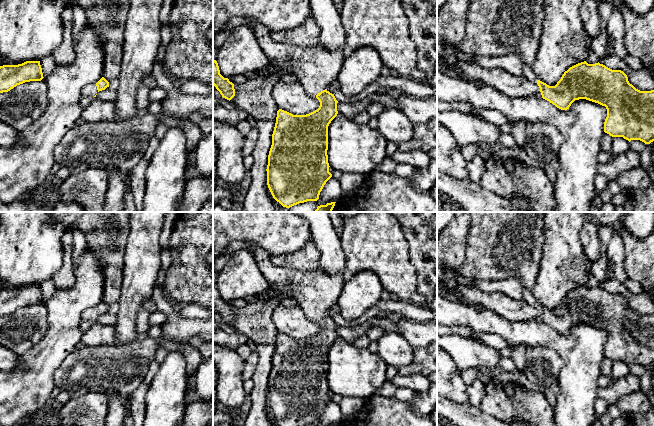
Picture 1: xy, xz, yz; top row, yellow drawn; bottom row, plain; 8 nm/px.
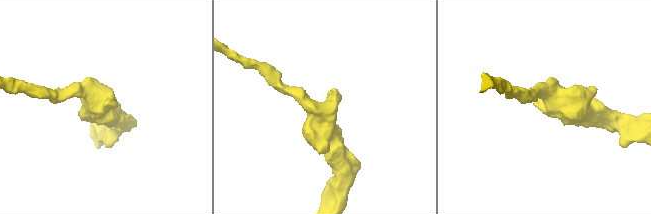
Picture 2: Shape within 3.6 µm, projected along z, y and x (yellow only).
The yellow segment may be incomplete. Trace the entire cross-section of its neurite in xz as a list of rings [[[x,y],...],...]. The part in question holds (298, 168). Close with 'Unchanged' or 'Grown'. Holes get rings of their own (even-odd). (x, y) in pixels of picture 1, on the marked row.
[[[247,17],[254,28],[259,46],[270,58],[293,74],[309,95],[315,96],[320,106],[306,115],[293,115],[279,109],[272,134],[272,145],[268,155],[267,185],[273,198],[283,207],[290,208],[299,203],[317,201],[326,182],[332,177],[328,163],[328,126],[337,116],[334,94],[326,89],[337,80],[345,60],[342,49],[329,50],[320,44],[299,47],[275,42],[270,31],[253,18]]]. Grown

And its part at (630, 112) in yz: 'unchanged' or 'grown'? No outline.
grown

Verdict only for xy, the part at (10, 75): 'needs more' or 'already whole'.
already whole

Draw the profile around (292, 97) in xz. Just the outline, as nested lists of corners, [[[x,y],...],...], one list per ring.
[[[299,82],[277,83],[272,89],[272,98],[279,109],[293,115],[306,115],[320,106],[316,96],[309,95]]]

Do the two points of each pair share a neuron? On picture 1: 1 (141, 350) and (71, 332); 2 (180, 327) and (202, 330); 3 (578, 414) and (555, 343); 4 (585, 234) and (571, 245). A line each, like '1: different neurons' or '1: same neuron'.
1: different neurons
2: same neuron
3: same neuron
4: different neurons

